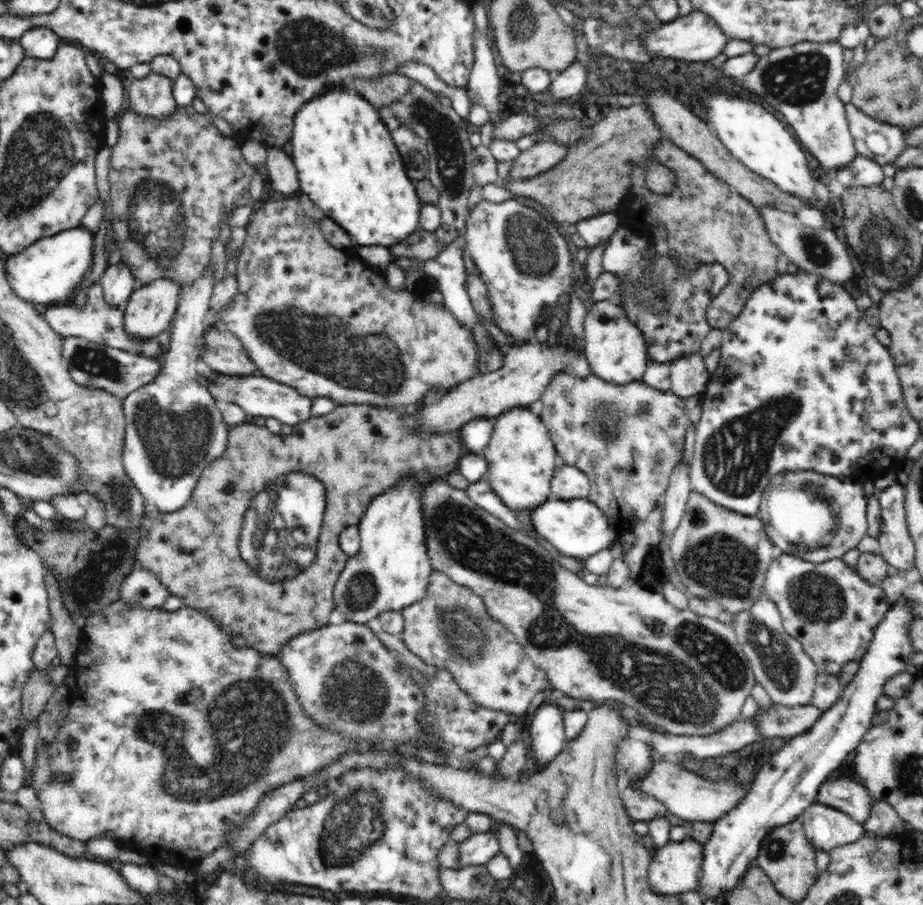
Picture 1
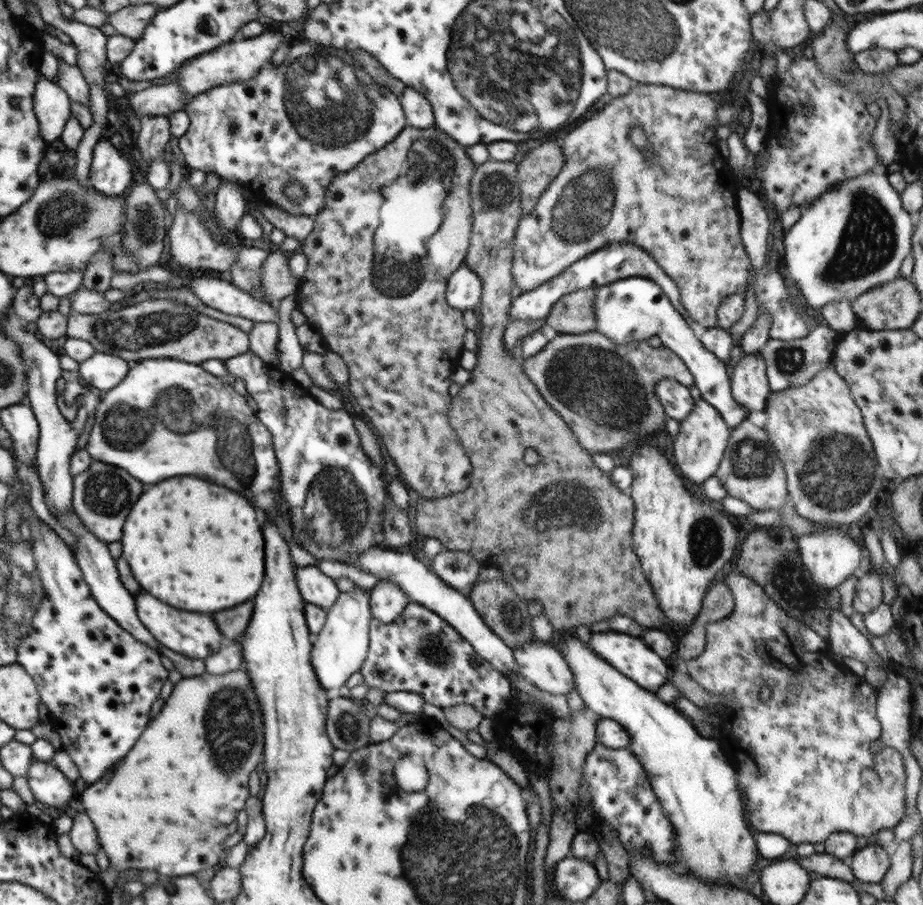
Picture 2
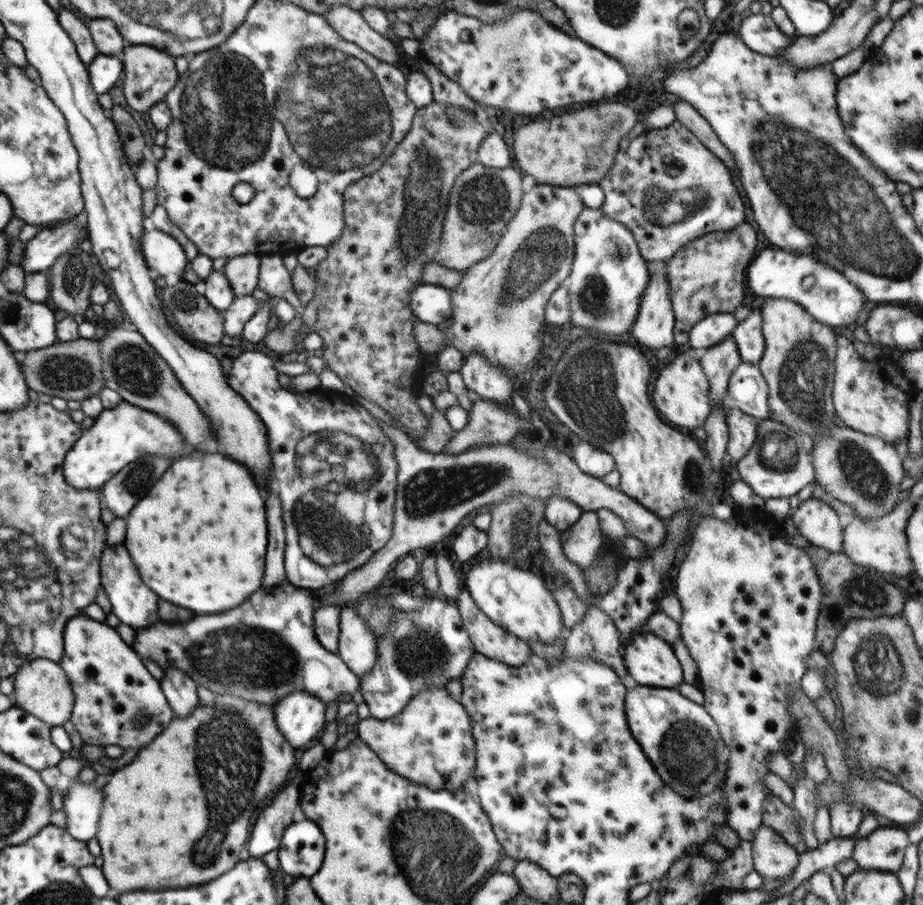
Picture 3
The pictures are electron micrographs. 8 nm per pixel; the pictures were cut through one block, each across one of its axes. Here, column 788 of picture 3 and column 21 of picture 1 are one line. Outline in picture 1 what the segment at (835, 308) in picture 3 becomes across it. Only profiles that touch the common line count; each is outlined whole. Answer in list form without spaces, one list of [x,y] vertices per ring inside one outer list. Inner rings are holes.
[[[81,224],[54,236],[38,239],[22,253],[10,255],[4,262],[4,273],[14,294],[32,304],[66,303],[92,268],[95,229],[96,226]]]

